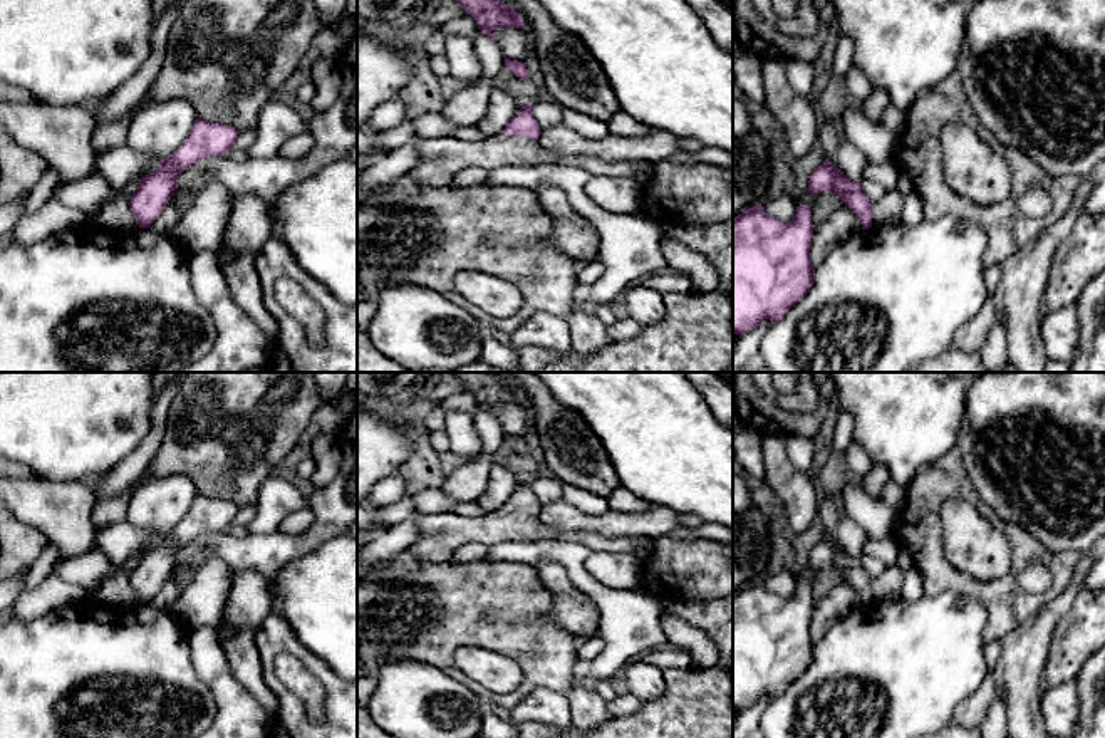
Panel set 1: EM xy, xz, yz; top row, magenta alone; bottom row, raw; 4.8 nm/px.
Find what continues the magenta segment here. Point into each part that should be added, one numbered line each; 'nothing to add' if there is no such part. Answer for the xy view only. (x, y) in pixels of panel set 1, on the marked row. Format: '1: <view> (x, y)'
nothing to add

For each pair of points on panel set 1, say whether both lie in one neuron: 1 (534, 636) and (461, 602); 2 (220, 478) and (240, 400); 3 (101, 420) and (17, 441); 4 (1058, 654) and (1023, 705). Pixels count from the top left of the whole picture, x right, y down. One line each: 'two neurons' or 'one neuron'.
1: one neuron
2: one neuron
3: one neuron
4: two neurons

